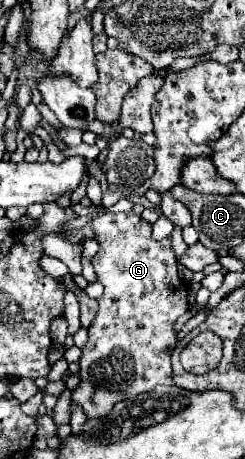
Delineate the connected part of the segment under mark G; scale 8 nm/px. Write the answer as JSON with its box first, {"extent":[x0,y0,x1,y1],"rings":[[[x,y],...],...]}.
{"extent":[71,212,189,418],"rings":[[[133,212],[103,214],[91,222],[99,252],[93,258],[93,266],[99,282],[104,285],[103,296],[97,300],[99,310],[89,328],[89,342],[81,348],[79,360],[79,384],[71,390],[71,402],[81,406],[87,418],[103,418],[119,400],[131,400],[131,396],[149,392],[157,384],[171,386],[171,358],[169,350],[175,342],[175,322],[189,310],[187,286],[177,274],[177,260],[171,250],[171,240],[155,240],[151,236],[153,224],[145,222]]]}

